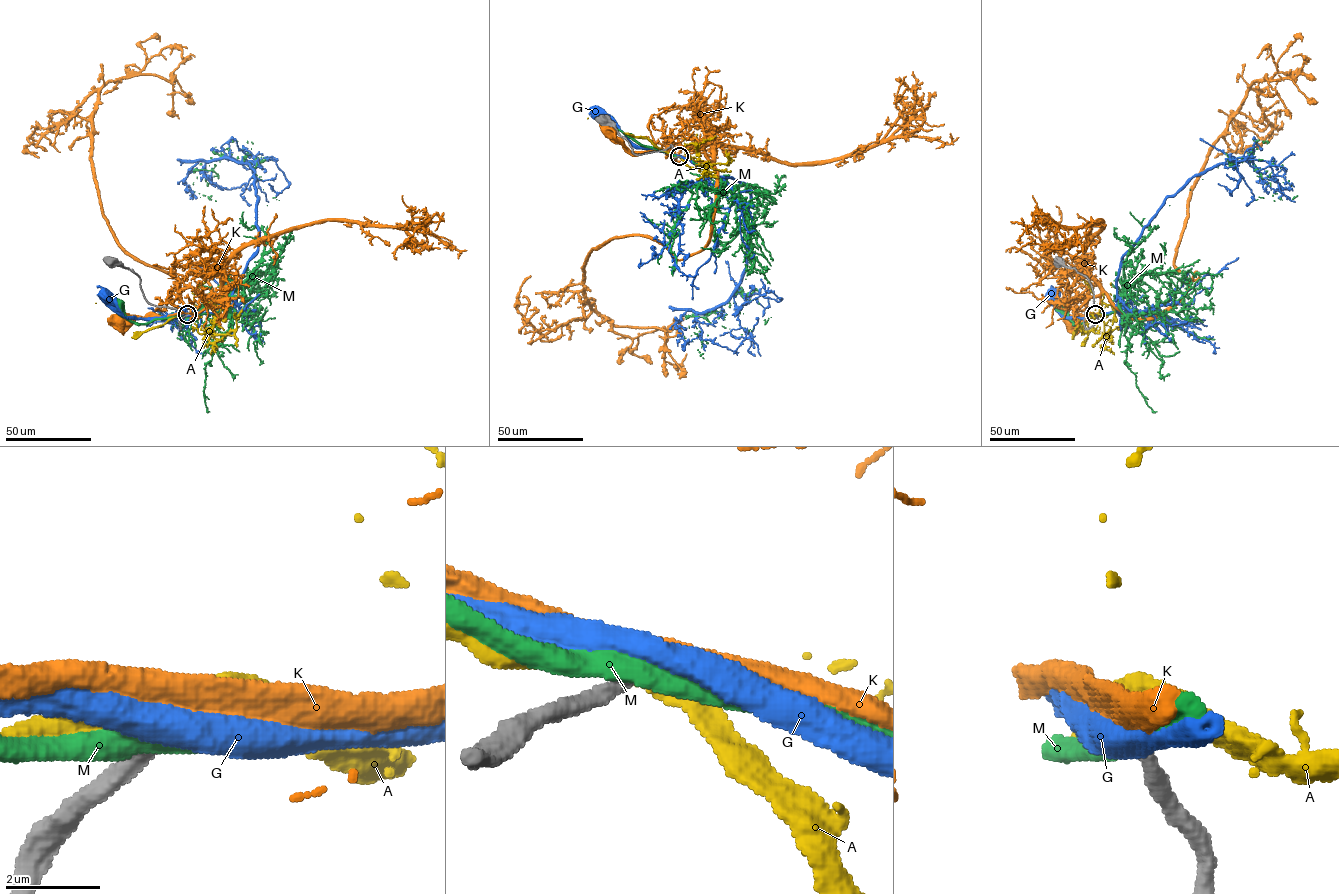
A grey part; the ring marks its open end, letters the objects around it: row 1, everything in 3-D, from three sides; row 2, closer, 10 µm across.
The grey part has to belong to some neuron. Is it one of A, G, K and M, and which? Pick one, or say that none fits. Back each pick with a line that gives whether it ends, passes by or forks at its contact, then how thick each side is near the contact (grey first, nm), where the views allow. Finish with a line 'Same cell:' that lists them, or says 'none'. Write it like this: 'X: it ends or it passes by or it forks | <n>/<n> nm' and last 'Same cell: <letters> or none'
Same cell: none

